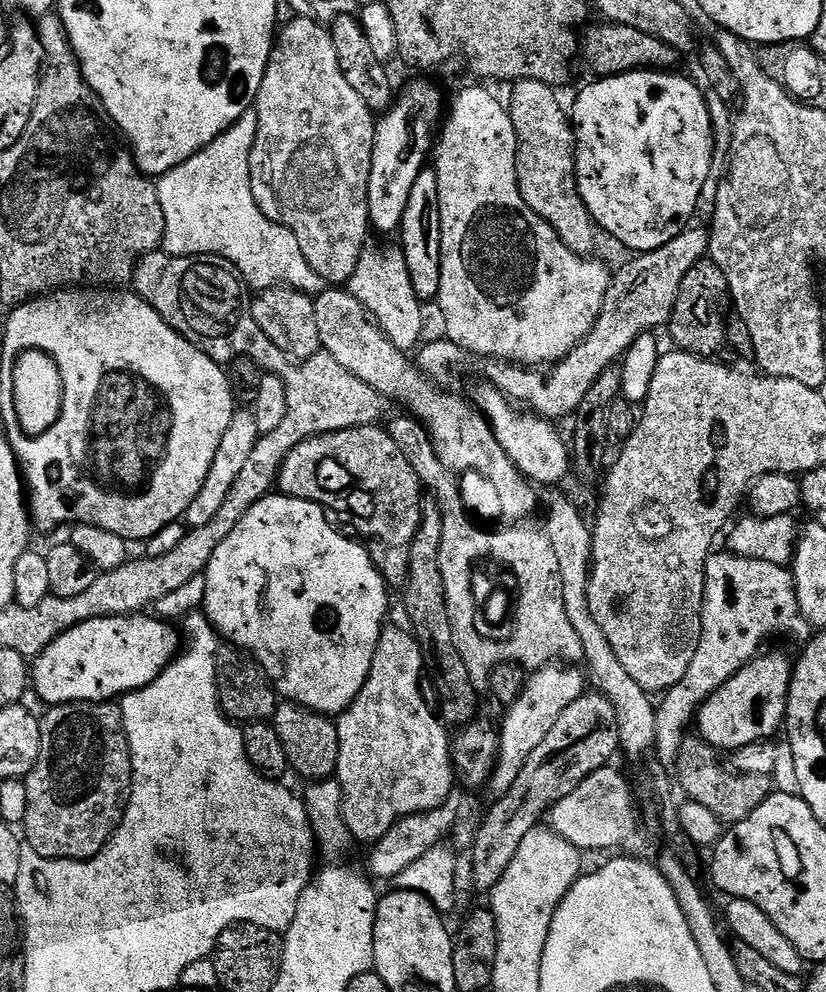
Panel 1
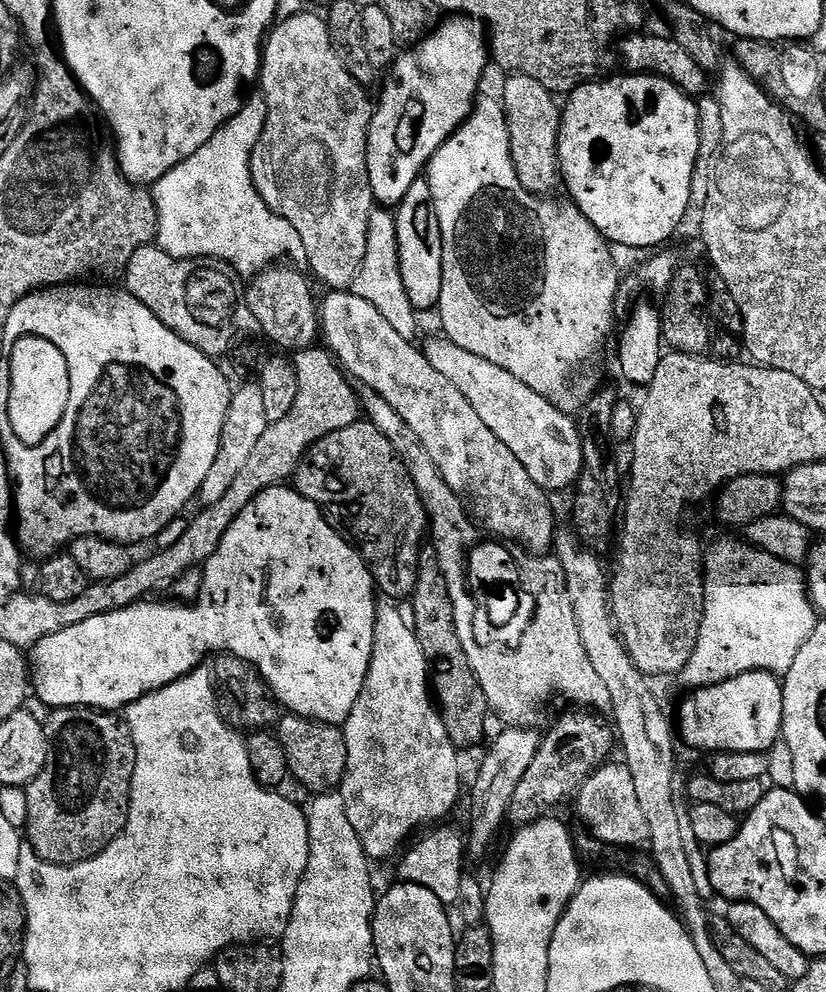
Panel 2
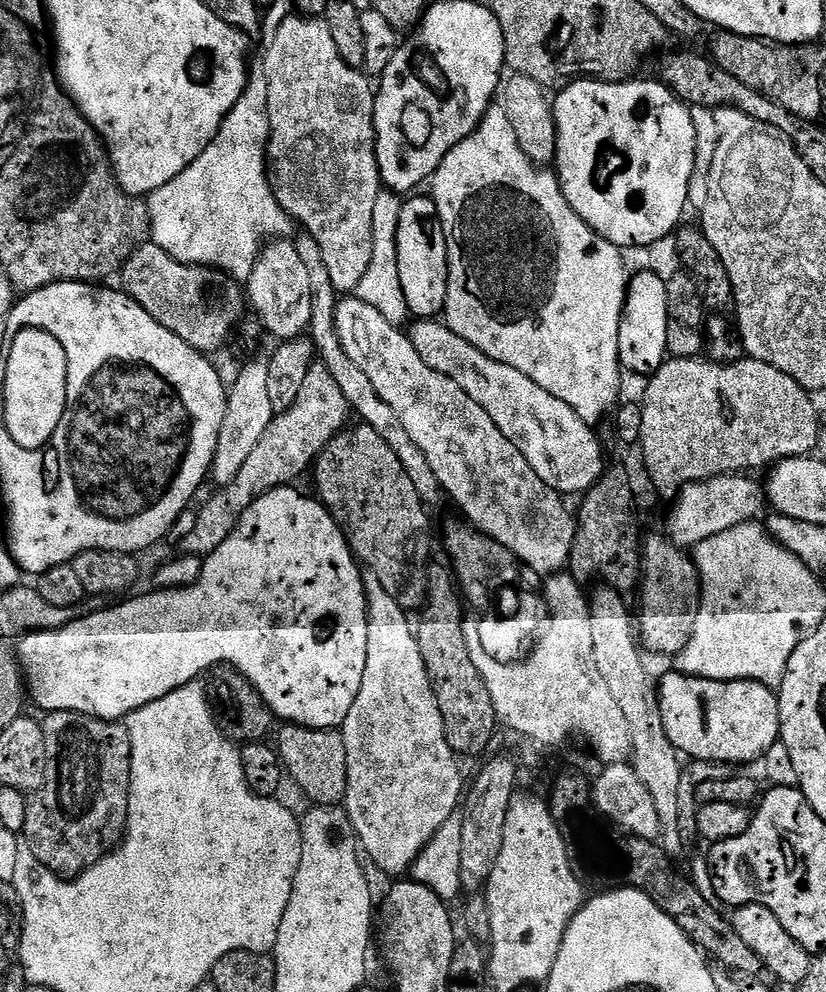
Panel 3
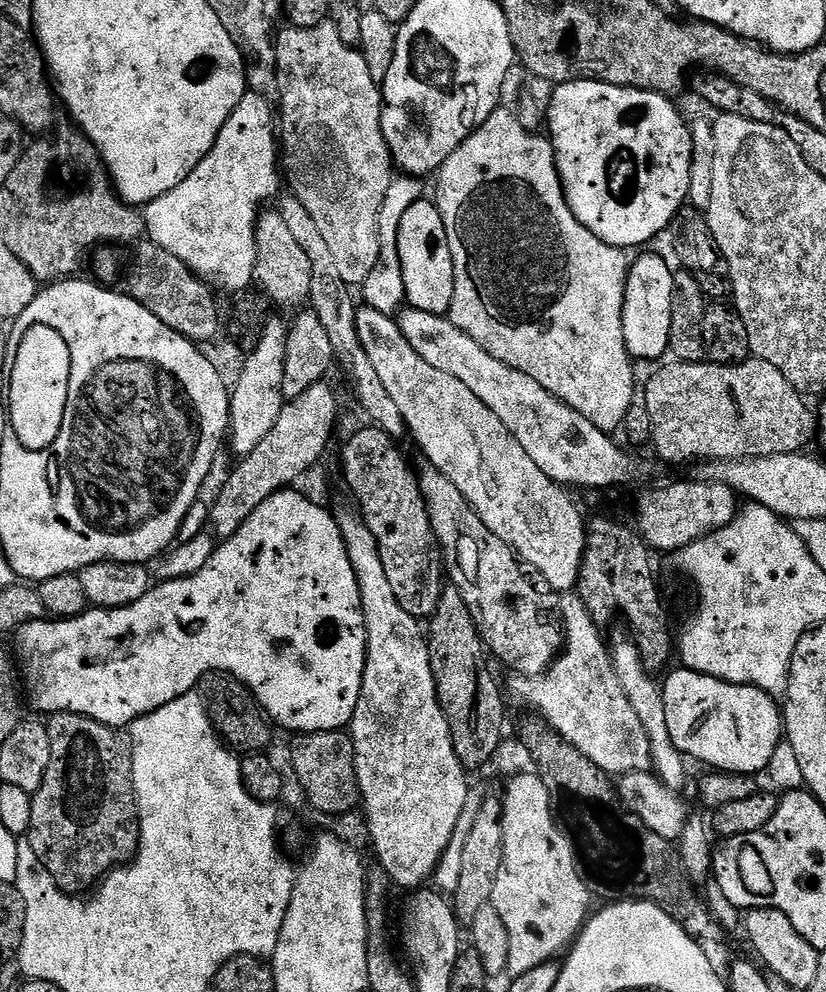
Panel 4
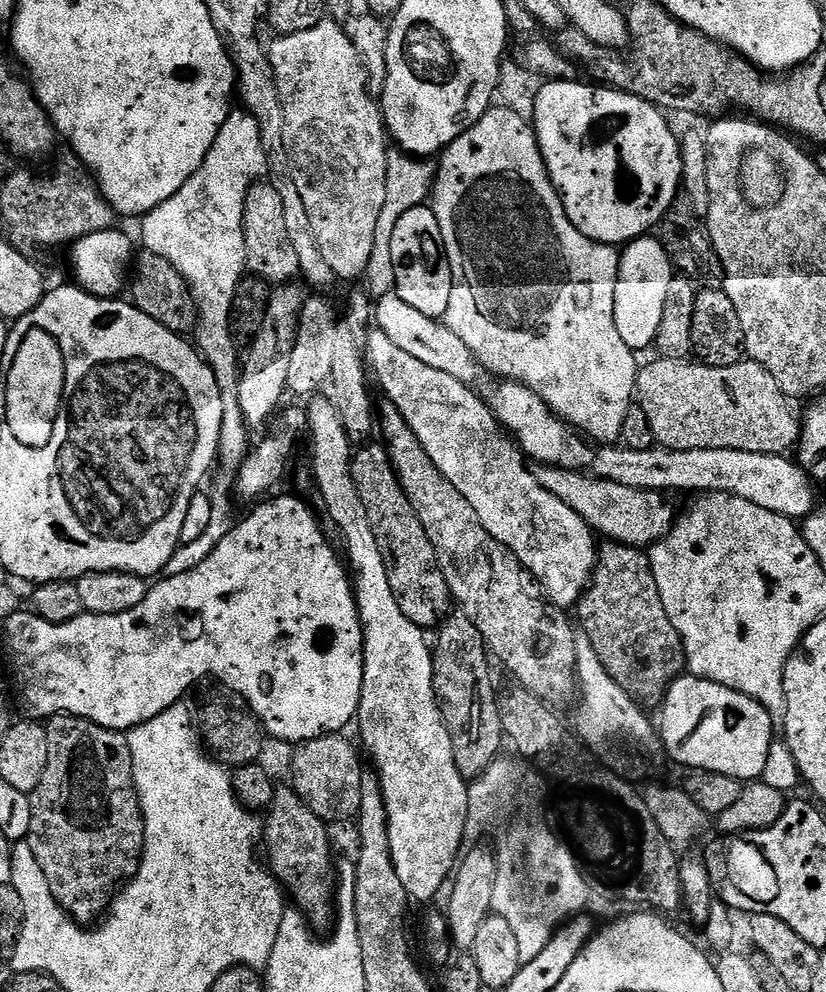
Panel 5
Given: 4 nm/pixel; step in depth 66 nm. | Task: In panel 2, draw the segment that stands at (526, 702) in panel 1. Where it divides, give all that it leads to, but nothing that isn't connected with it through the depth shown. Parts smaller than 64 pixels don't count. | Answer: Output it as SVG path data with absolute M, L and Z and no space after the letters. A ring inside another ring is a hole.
M532 726L505 727L504 733L485 754L484 761L476 772L476 781L472 784L472 825L466 829L466 852L469 857L486 855L491 850L500 827L505 826L514 790L525 777L540 746L541 733L536 733L534 729Z

